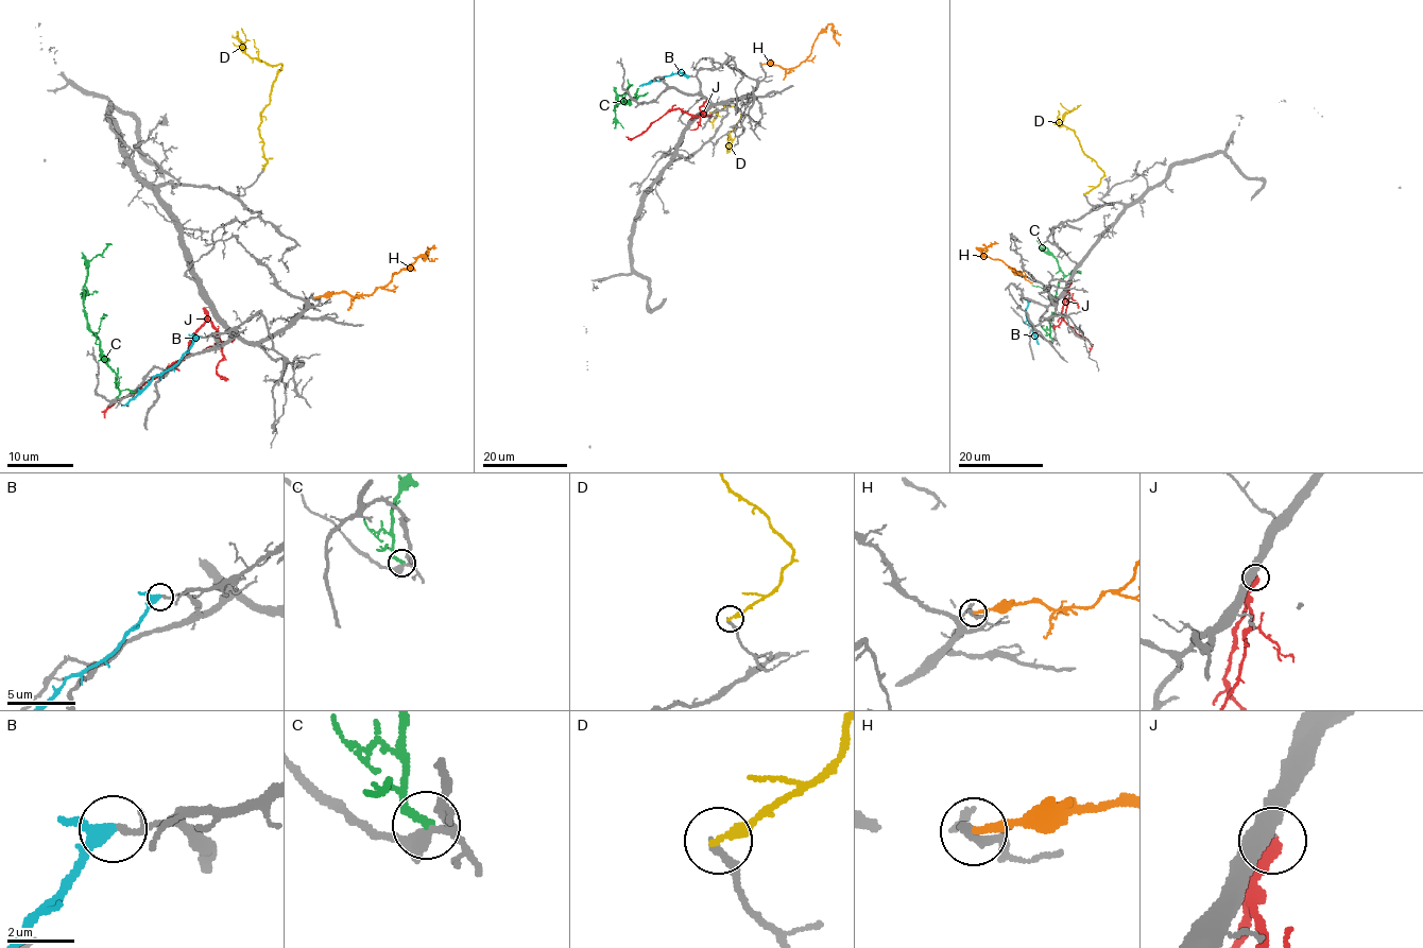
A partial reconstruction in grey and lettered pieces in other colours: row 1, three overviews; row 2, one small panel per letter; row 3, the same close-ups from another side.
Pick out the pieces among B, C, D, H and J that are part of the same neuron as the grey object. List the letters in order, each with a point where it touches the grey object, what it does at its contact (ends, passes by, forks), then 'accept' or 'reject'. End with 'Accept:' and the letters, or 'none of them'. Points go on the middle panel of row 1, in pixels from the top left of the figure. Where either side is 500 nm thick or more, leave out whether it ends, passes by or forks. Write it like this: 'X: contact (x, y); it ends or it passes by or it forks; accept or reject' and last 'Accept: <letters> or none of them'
B: contact (688, 75); it passes by; reject
C: contact (635, 100); it ends; reject
D: contact (730, 132); it ends; reject
H: contact (761, 64); it ends; reject
J: contact (691, 118); it ends; reject
Accept: none of them

